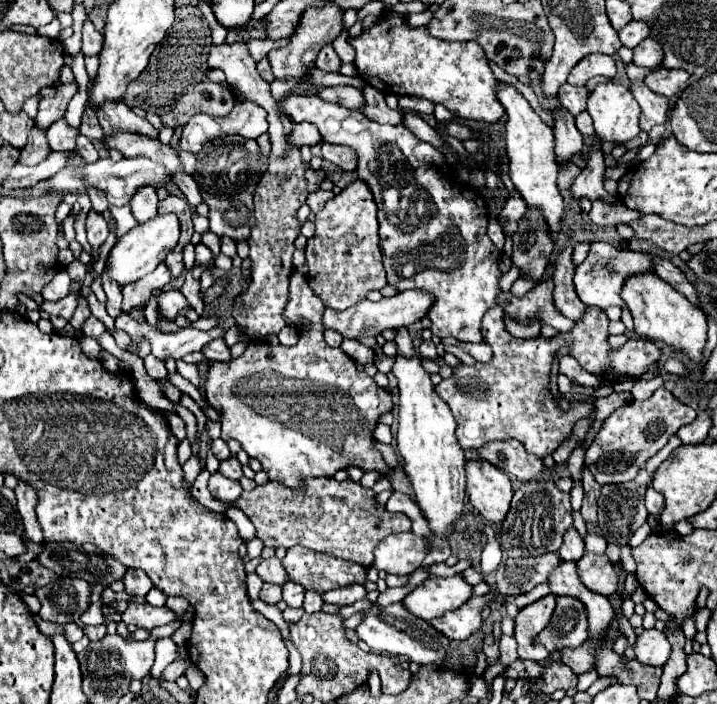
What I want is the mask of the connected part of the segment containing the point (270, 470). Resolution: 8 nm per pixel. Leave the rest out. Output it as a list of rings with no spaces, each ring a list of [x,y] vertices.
[[[292,274],[292,276],[290,276],[288,306],[286,306],[286,312],[284,312],[286,324],[288,324],[288,326],[294,326],[300,318],[306,318],[306,320],[312,324],[310,330],[302,330],[302,332],[300,332],[300,338],[298,338],[298,344],[296,344],[296,346],[290,346],[290,348],[286,348],[286,346],[282,346],[282,344],[270,344],[270,342],[266,342],[266,340],[250,340],[246,352],[244,352],[240,358],[234,358],[232,362],[212,362],[212,364],[208,366],[206,378],[204,378],[206,400],[208,400],[208,404],[218,412],[218,416],[220,416],[222,438],[224,438],[224,440],[226,440],[226,438],[236,438],[236,440],[242,444],[242,448],[248,452],[248,456],[258,458],[258,460],[262,462],[262,468],[264,468],[264,472],[270,476],[270,480],[276,480],[276,482],[280,482],[280,484],[284,484],[284,486],[288,486],[288,488],[300,488],[302,480],[312,478],[312,476],[328,476],[328,478],[332,478],[340,468],[348,468],[348,466],[352,466],[352,464],[358,464],[358,466],[364,468],[364,470],[378,470],[378,472],[382,472],[382,474],[388,474],[388,470],[390,470],[390,468],[386,466],[386,462],[382,460],[380,452],[374,448],[372,430],[374,430],[374,426],[378,424],[378,416],[384,414],[384,412],[388,412],[388,410],[392,408],[392,394],[390,394],[388,390],[380,388],[380,386],[374,382],[374,378],[370,378],[368,374],[358,372],[354,360],[352,360],[350,356],[346,356],[346,354],[342,352],[342,348],[330,348],[330,346],[324,344],[322,328],[320,328],[322,310],[324,310],[322,300],[320,300],[318,296],[314,296],[314,292],[310,290],[310,286],[308,286],[308,282],[306,282],[306,276],[304,276],[304,274]]]

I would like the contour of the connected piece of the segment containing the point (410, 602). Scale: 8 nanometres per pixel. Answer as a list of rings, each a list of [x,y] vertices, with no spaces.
[[[462,574],[450,578],[428,578],[416,590],[412,590],[402,604],[422,620],[434,620],[444,612],[458,610],[472,598],[472,586]]]

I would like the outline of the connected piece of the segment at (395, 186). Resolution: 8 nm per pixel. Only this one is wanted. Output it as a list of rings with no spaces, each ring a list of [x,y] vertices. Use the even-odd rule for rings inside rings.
[[[288,94],[282,102],[284,112],[292,122],[312,122],[322,136],[322,142],[348,146],[358,156],[356,174],[368,184],[374,200],[378,200],[378,222],[380,222],[380,250],[384,256],[384,268],[388,284],[398,292],[402,290],[428,290],[434,298],[428,318],[432,322],[432,334],[440,338],[456,338],[460,342],[484,342],[482,316],[488,308],[498,304],[500,290],[500,252],[486,234],[488,208],[482,194],[470,186],[462,186],[450,174],[444,154],[432,144],[416,138],[404,126],[376,124],[362,112],[342,108],[332,102],[324,102],[308,94]],[[384,196],[392,196],[392,202],[384,204]],[[436,246],[438,270],[418,270],[412,280],[402,278],[400,252],[418,256],[418,262],[426,254],[430,256]]]

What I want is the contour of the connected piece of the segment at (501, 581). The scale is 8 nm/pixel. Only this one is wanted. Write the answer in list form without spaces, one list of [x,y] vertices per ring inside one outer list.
[[[556,552],[530,558],[506,558],[496,570],[496,588],[504,596],[530,592],[536,584],[548,580],[556,564],[560,564],[560,556],[556,556]]]

